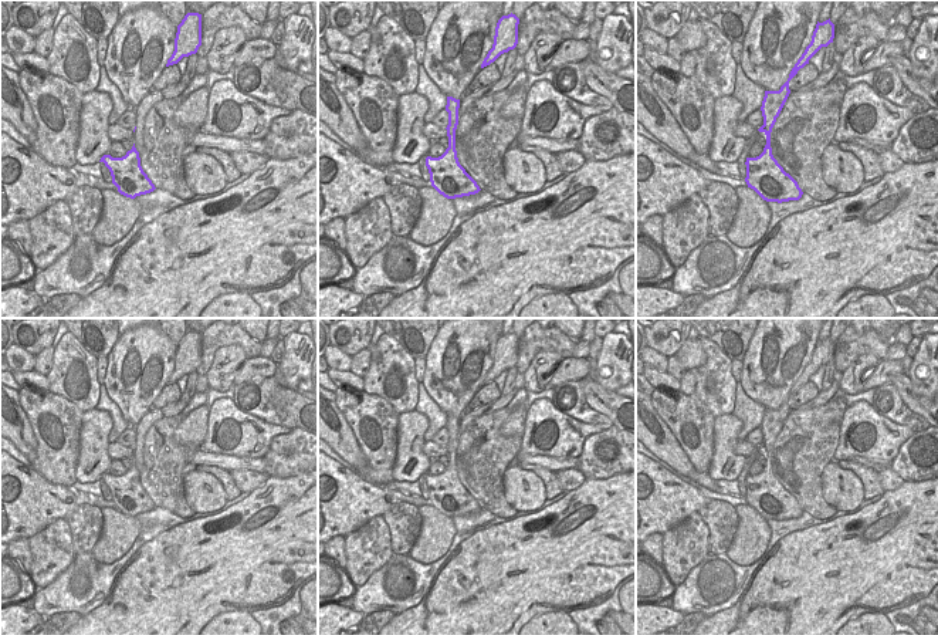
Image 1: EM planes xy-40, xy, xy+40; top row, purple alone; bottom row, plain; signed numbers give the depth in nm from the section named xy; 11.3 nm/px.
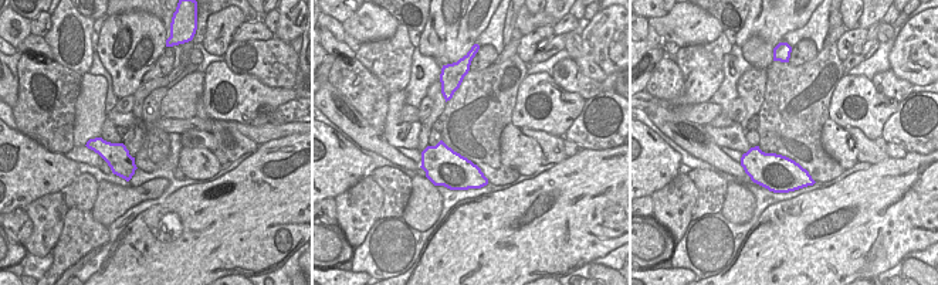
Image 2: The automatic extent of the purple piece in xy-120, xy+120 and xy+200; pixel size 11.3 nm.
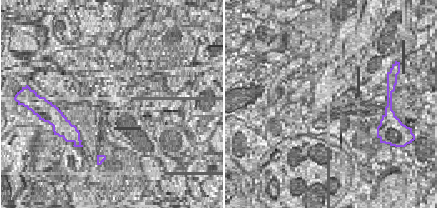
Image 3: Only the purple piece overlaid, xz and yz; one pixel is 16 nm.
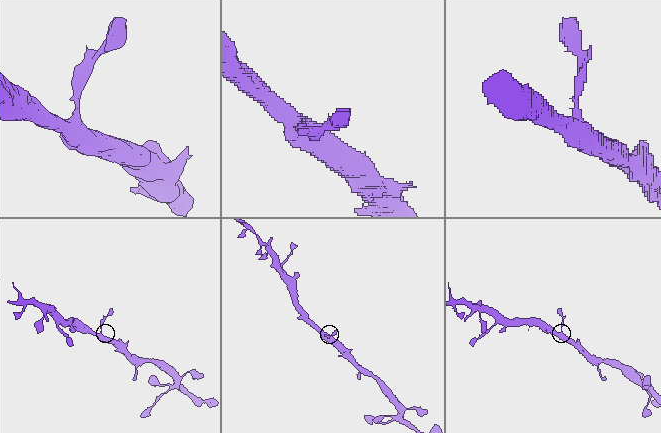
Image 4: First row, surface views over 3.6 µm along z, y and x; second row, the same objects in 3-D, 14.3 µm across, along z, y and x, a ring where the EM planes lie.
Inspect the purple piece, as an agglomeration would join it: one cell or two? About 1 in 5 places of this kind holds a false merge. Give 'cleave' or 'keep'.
keep

